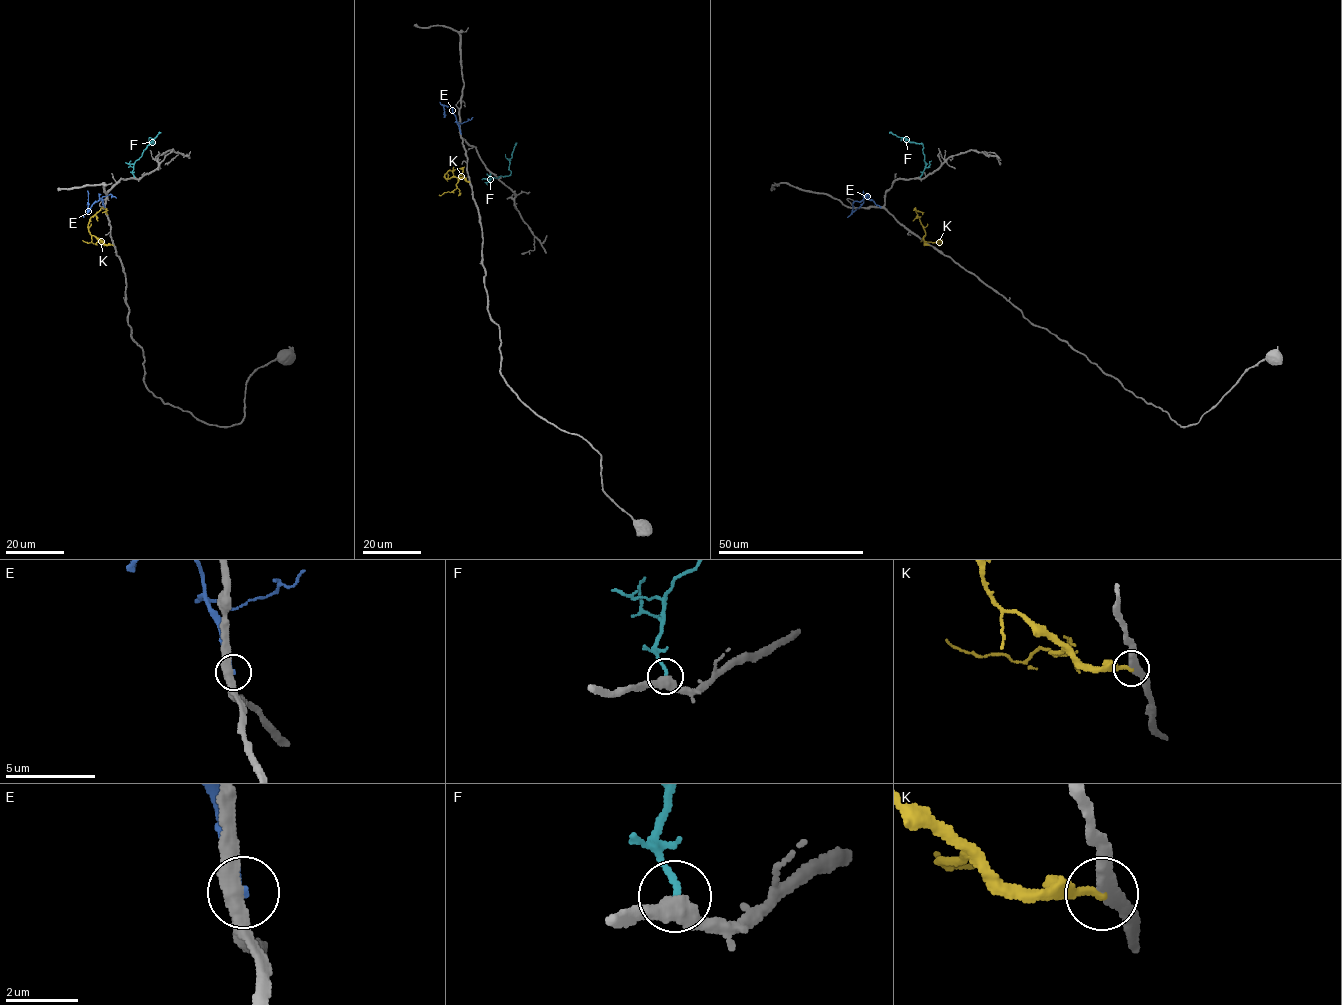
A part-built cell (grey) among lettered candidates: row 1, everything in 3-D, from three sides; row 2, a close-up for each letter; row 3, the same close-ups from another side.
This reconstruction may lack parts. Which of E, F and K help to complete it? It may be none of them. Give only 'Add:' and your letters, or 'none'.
Add: F

